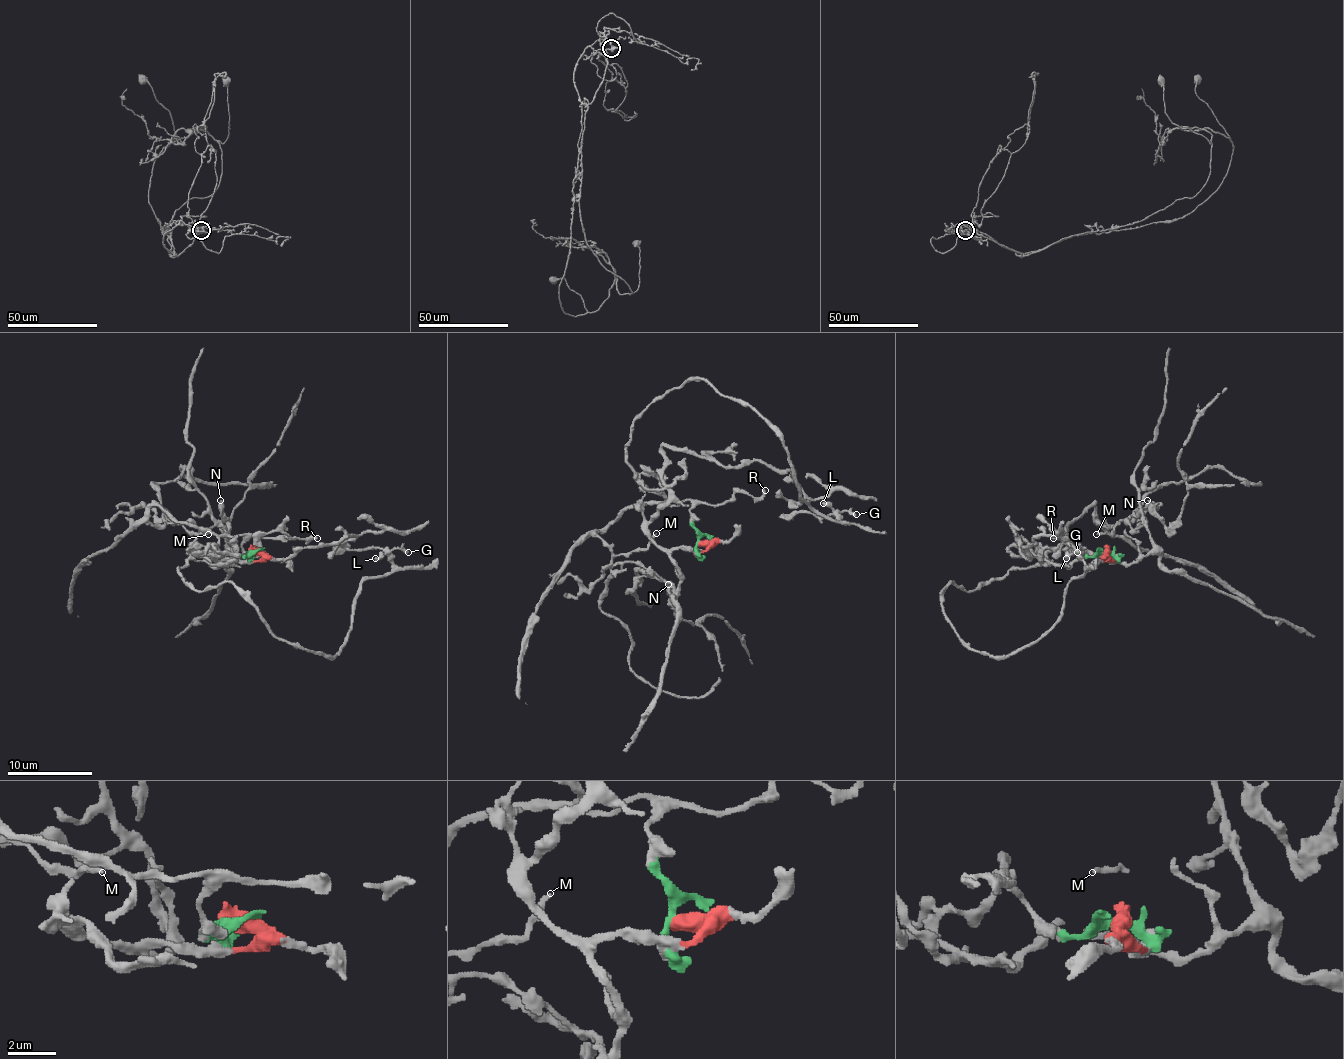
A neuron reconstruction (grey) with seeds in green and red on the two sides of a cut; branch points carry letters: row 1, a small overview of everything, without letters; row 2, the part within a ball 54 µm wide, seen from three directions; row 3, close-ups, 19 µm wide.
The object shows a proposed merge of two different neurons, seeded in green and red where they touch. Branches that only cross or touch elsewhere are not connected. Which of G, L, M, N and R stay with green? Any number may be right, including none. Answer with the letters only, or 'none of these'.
G, L, M, N, R

